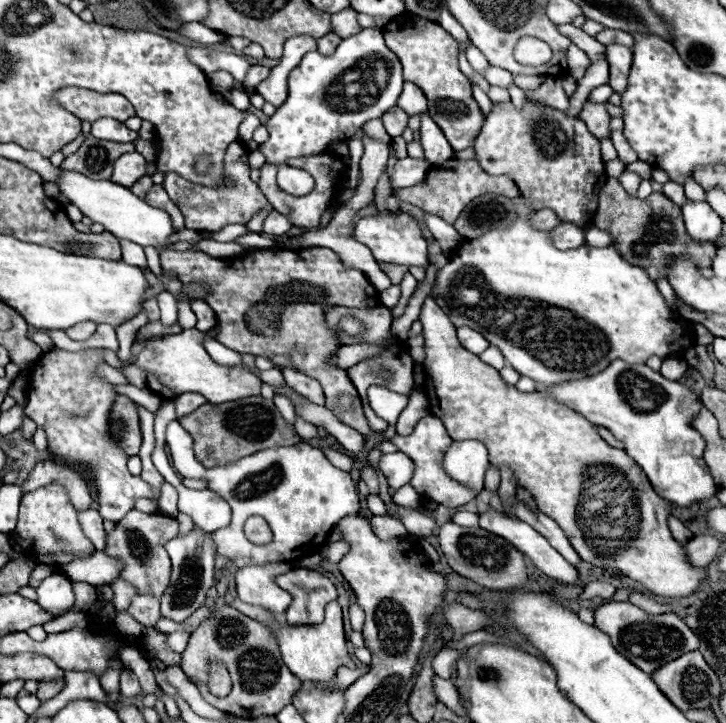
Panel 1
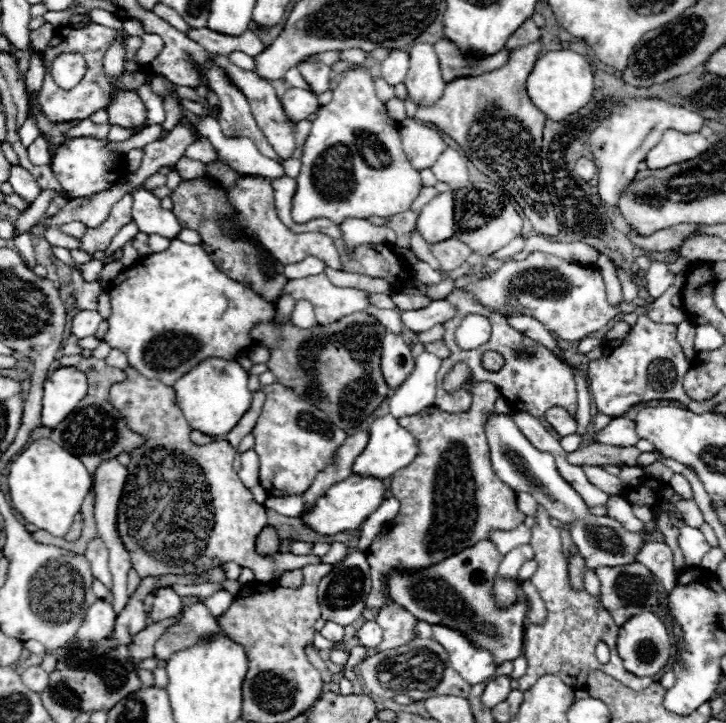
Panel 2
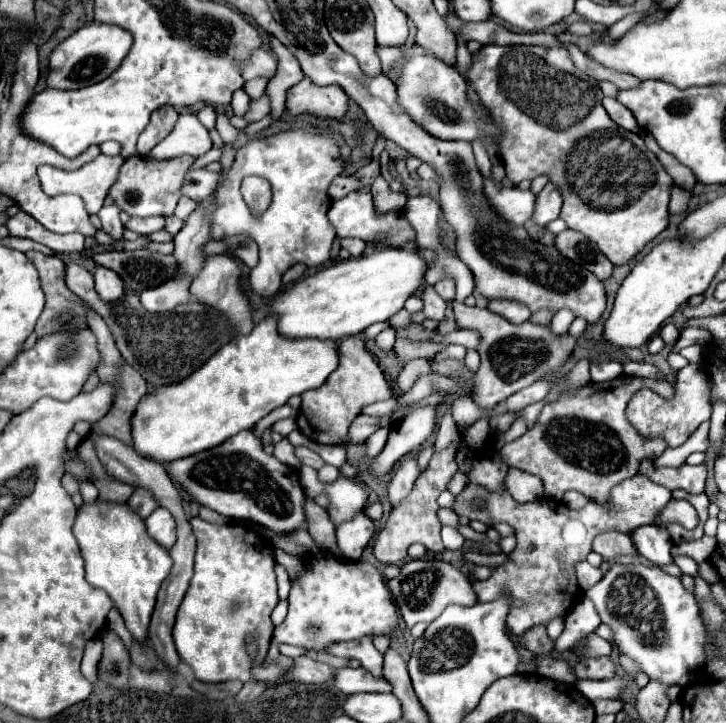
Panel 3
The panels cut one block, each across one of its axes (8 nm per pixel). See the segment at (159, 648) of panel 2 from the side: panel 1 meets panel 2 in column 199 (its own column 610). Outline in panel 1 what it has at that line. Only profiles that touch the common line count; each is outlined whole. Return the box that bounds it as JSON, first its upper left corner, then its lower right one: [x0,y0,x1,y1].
[594,602,698,674]

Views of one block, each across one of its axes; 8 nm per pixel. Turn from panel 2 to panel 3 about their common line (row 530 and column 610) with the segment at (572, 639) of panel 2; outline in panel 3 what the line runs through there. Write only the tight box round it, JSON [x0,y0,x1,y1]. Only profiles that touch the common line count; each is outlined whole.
[592,532,636,560]

